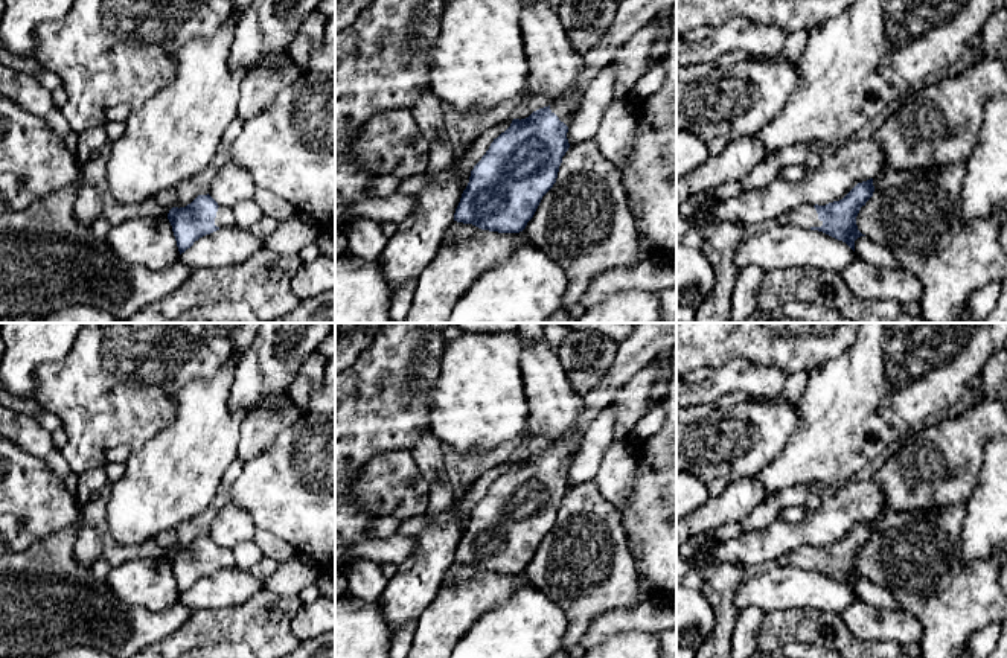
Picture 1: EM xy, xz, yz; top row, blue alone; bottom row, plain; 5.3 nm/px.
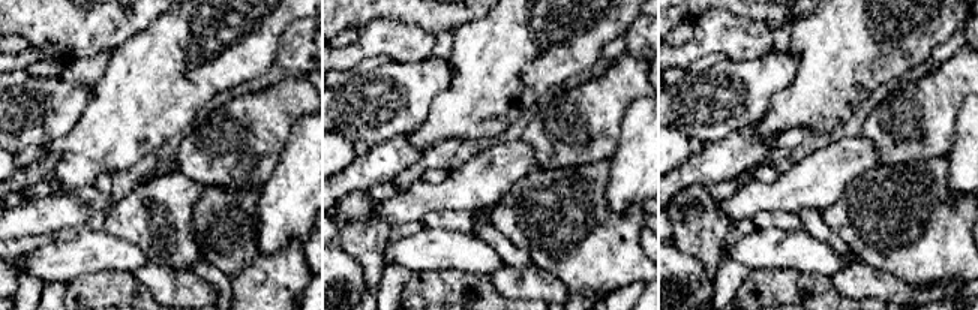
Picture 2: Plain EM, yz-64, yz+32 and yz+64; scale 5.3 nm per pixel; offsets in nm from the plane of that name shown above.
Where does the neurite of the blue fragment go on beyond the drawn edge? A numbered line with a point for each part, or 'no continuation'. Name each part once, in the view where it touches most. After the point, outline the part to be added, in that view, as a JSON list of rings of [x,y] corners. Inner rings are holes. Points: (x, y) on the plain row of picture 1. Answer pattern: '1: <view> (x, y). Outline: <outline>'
1: yz (805, 556). Outline: [[[801,545],[785,554],[791,565],[798,568],[810,570],[821,568],[823,562],[818,561],[818,554],[814,547]]]

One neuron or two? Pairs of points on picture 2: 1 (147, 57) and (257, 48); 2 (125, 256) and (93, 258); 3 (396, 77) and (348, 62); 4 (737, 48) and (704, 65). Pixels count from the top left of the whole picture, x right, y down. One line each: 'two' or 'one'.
1: one
2: one
3: two
4: two

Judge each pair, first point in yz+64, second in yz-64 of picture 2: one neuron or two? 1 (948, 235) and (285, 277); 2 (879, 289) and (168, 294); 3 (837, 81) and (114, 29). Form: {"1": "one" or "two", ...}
{"1": "one", "2": "one", "3": "two"}

